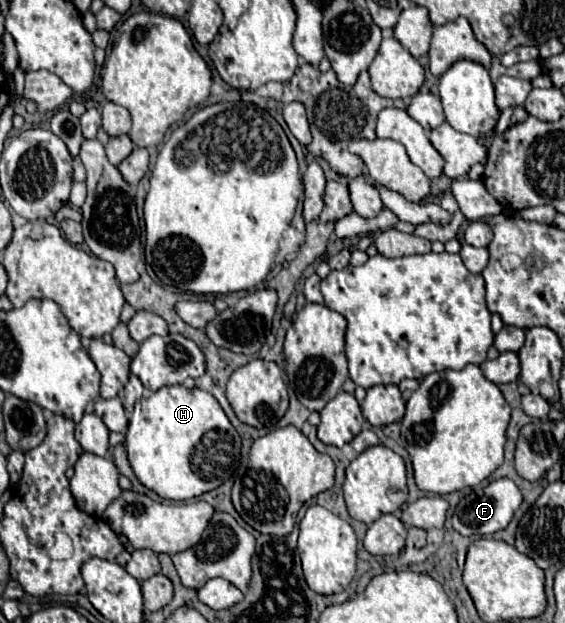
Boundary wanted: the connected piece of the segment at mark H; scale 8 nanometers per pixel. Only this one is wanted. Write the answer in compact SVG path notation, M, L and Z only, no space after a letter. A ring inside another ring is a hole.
M169 385L161 387L149 397L143 397L139 401L139 407L141 409L135 413L135 417L129 419L125 433L125 451L131 469L147 489L155 491L163 499L185 501L217 489L233 475L241 457L241 439L211 393L197 387L187 389L185 385Z

